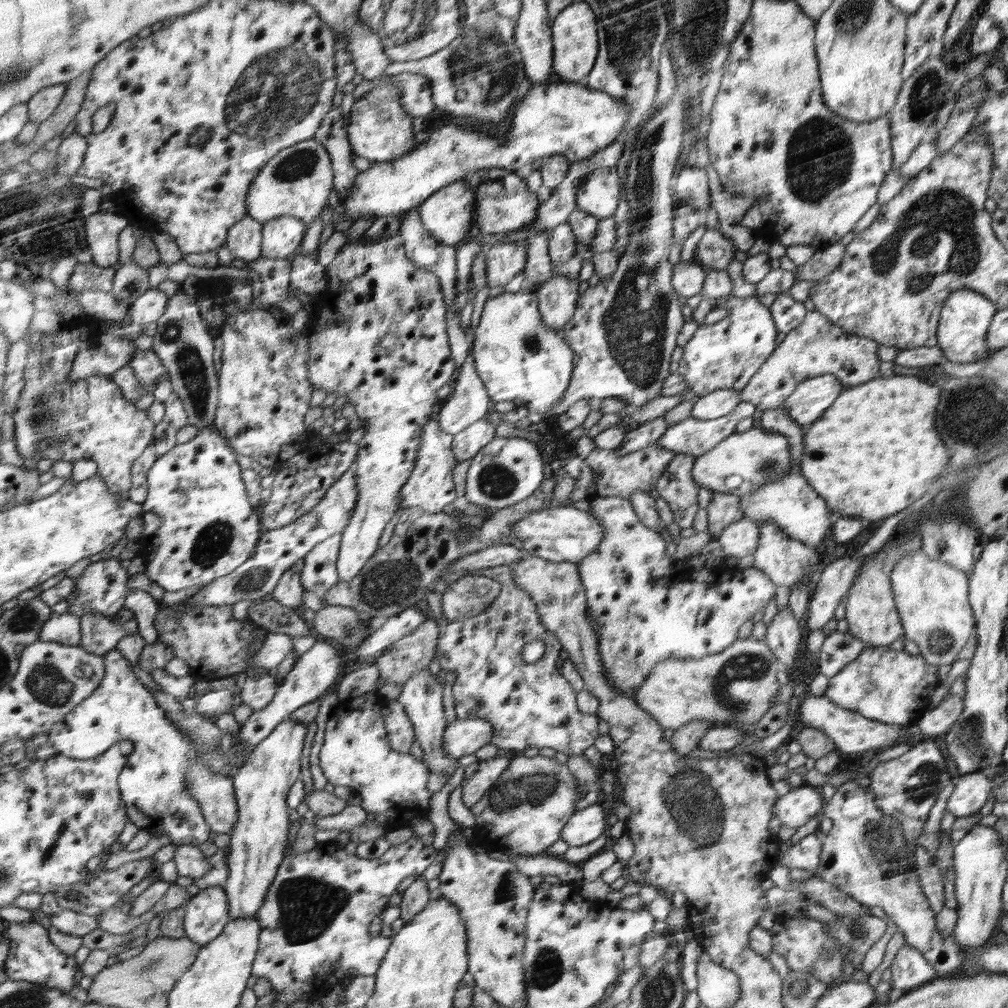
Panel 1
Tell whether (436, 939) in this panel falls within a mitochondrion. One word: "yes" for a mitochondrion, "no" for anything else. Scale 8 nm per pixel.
no

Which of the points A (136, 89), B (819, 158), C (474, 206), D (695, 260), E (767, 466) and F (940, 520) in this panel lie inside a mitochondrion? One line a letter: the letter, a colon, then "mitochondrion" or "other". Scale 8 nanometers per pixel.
A: other
B: mitochondrion
C: other
D: other
E: mitochondrion
F: mitochondrion

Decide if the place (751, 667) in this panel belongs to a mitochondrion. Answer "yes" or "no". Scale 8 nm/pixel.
yes

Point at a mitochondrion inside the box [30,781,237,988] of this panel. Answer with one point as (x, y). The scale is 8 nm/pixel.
(150, 966)

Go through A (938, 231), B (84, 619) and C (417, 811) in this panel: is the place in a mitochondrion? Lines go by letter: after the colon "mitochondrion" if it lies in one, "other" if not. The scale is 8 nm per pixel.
A: mitochondrion
B: other
C: other

